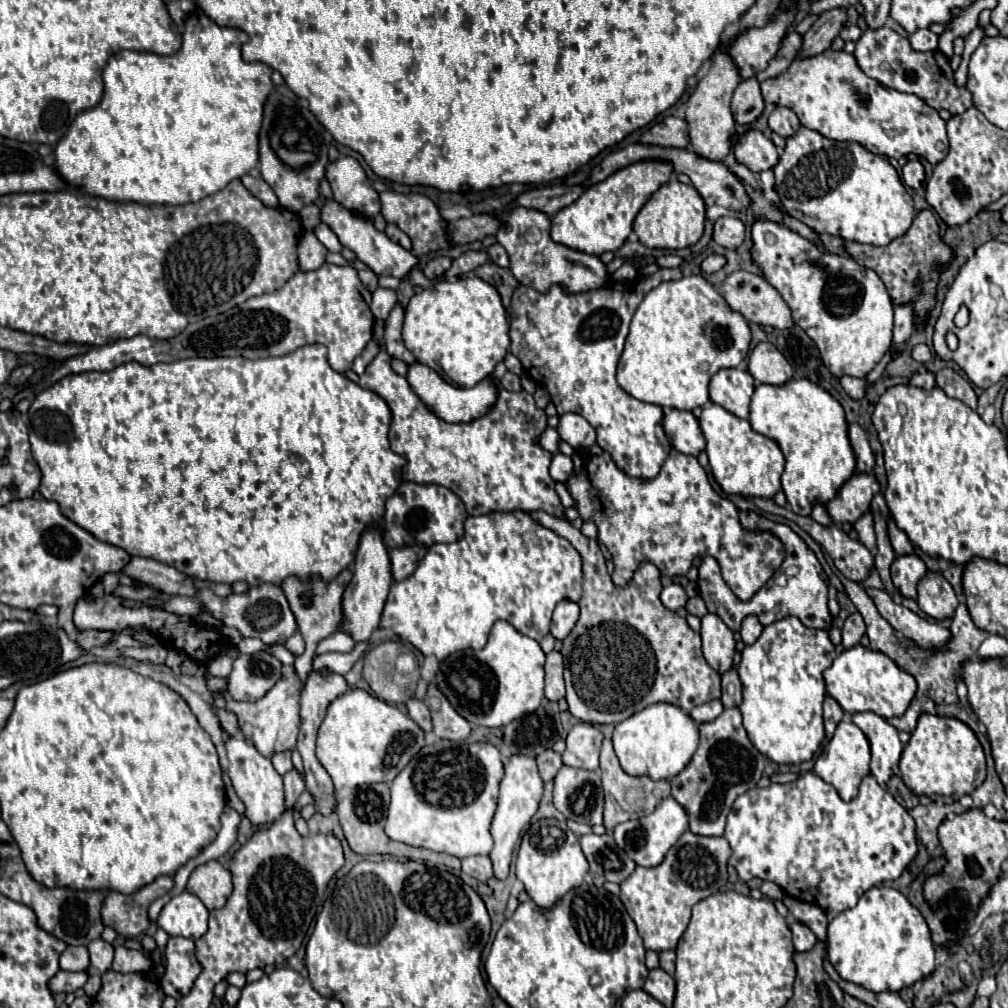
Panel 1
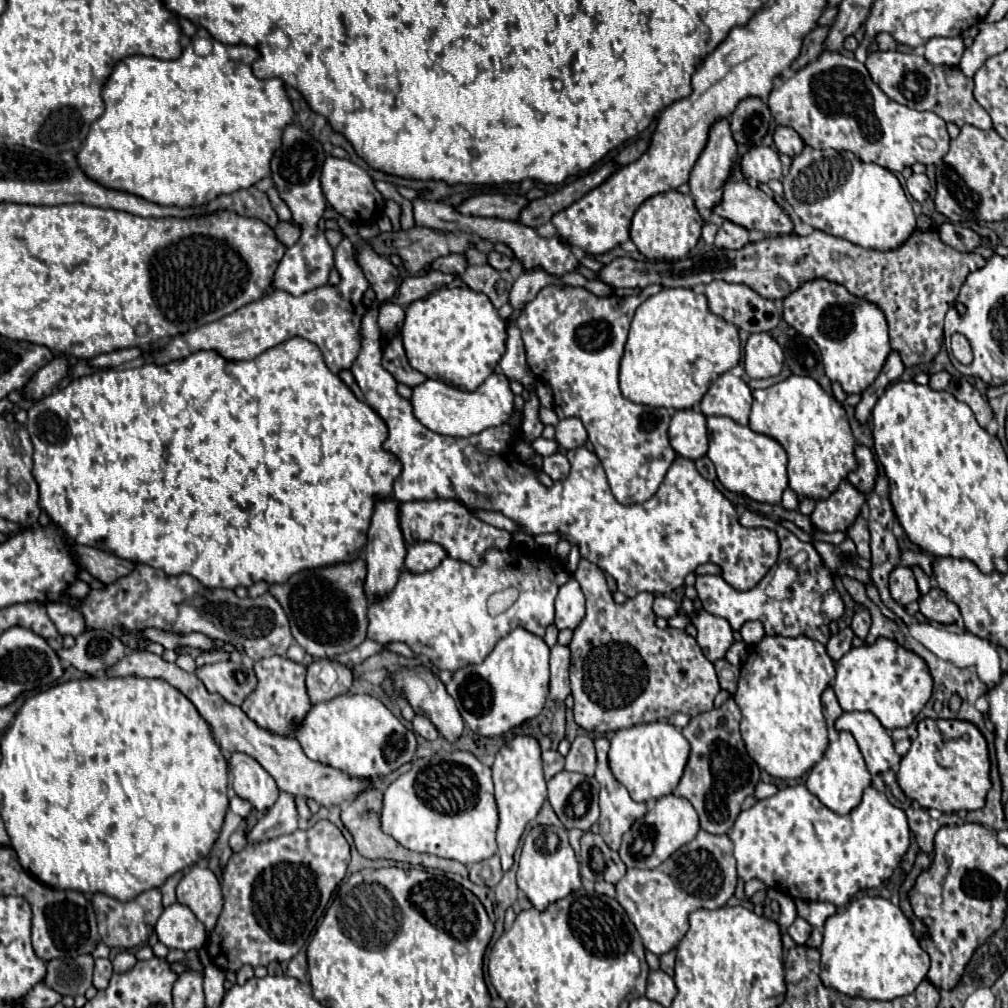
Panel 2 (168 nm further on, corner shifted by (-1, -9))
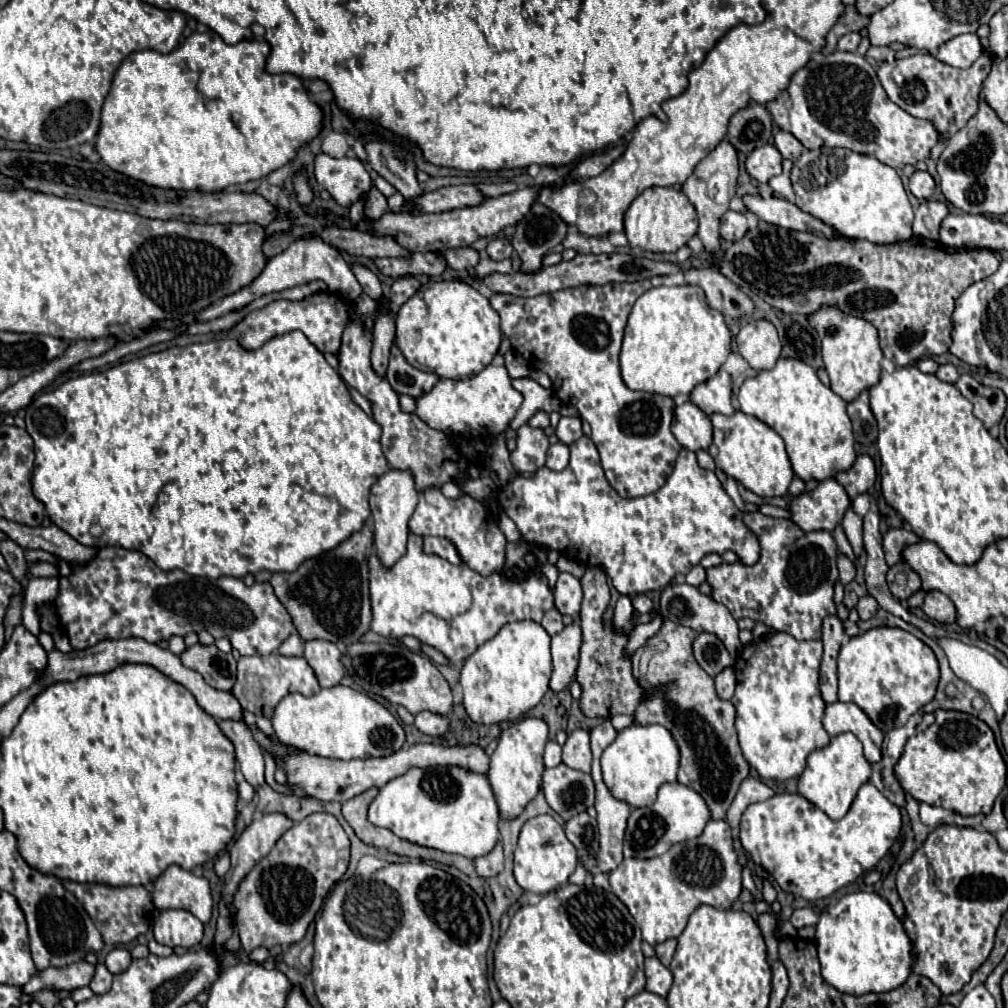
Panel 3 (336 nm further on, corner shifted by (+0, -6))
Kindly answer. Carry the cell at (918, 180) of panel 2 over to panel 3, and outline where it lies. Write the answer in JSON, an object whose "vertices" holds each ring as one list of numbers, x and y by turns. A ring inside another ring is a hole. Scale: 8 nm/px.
{"vertices":[[915,170,915,174,909,178,909,190,915,198,919,200,927,200,933,196,935,190,935,180,931,178,929,172,919,172]]}

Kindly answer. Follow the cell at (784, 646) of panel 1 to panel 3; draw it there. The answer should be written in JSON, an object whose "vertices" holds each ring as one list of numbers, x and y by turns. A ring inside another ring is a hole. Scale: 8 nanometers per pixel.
{"vertices":[[777,632,771,638,751,642,735,658,737,688,735,696,731,698,731,702,737,708,735,728,739,732,739,744,747,762,765,780,789,780,799,776,807,766,807,756,817,748,825,748,831,740,831,736,823,728,825,702,821,700,819,692,821,648,823,648,821,640,797,642,789,634]]}

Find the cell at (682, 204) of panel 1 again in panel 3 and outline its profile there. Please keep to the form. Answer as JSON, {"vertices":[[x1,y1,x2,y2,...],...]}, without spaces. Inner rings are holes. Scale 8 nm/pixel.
{"vertices":[[649,188,641,192,625,212,629,246,647,252,677,252,697,232,697,212,689,198,675,188]]}

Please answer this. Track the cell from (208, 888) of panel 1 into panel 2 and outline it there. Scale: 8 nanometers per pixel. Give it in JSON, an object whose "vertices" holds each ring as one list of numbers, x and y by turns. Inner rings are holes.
{"vertices":[[192,865,176,887,176,901,186,905,210,933,222,913,222,891,210,869]]}

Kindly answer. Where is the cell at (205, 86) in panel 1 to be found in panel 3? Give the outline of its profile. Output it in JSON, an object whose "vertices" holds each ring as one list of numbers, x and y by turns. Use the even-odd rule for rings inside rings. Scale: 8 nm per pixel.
{"vertices":[[207,30,207,32,193,32,177,50,169,52,169,54,159,54,155,50,141,50,141,52,133,52,129,54,119,70,115,72,113,78,113,86,103,102,103,110,101,110,101,126,97,132,97,140,95,140,95,150,99,152,101,160,115,172,121,172,133,180,141,180,149,186,155,188,171,188,171,190,201,190,201,192,221,192,227,186,237,186,237,184,245,184,249,180,259,180,265,178,267,174,271,174,273,170,285,166,289,160,293,160,297,148,301,148,305,142,309,142,313,136,319,134,321,130,321,110,317,108,317,104,313,104,307,96,307,90,303,86,303,82,293,76,293,74,267,74,265,72,265,60,269,56,269,44,267,42,257,42,257,40,243,40,235,46,229,46,221,40,221,36,217,36,217,32]]}

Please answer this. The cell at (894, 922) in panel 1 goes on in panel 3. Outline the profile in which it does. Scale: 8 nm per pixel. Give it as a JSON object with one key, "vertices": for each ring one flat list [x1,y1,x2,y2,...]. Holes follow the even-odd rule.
{"vertices":[[859,890,853,894,843,896,835,906,823,910,817,922,817,934,815,944,819,950,819,962,821,962,821,976,823,980,837,988,843,994,869,994,869,992,889,992,907,982,907,978,913,972,913,942,907,936,903,924,893,914,889,902,881,898,875,892]]}

